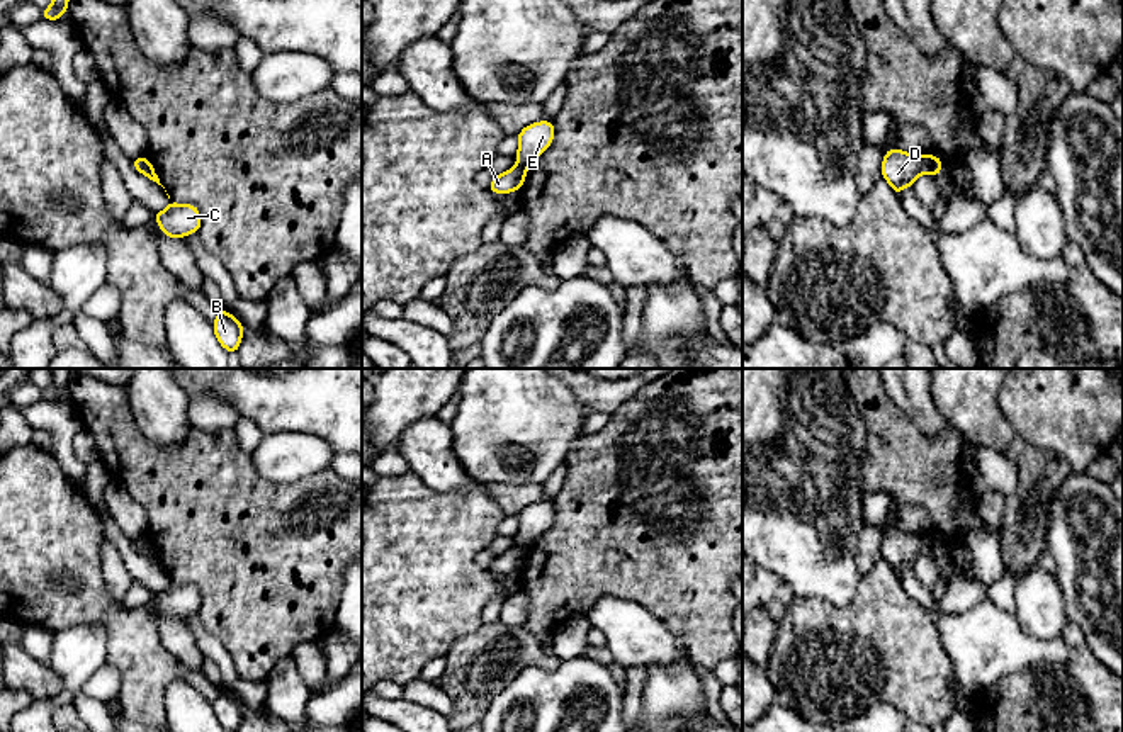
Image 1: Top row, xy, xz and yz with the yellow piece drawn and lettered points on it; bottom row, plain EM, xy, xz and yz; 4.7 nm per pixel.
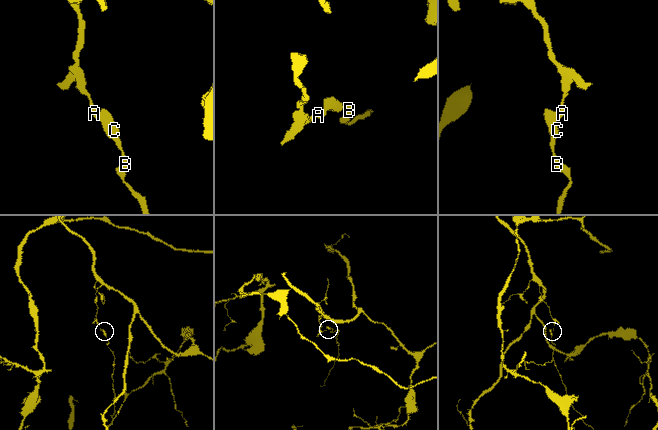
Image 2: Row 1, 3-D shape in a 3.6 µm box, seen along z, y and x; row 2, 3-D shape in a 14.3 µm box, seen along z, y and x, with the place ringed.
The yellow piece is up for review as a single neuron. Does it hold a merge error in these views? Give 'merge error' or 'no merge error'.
merge error

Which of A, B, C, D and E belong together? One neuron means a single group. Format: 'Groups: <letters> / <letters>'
Groups: A / B C D E

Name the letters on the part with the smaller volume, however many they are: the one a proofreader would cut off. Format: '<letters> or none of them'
B, C, D, E

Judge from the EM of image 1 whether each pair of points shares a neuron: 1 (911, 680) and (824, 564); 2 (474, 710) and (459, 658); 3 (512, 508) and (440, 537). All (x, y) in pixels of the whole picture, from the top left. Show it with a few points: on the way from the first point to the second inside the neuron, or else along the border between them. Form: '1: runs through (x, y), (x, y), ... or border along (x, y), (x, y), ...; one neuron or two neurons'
1: border along (862, 576), (855, 598), (845, 607), (812, 600); two neurons
2: runs through (471, 697), (471, 671); one neuron
3: border along (474, 486), (481, 486), (507, 515); two neurons

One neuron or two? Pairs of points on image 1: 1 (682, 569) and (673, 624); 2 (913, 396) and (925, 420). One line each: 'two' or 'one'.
1: two
2: one

